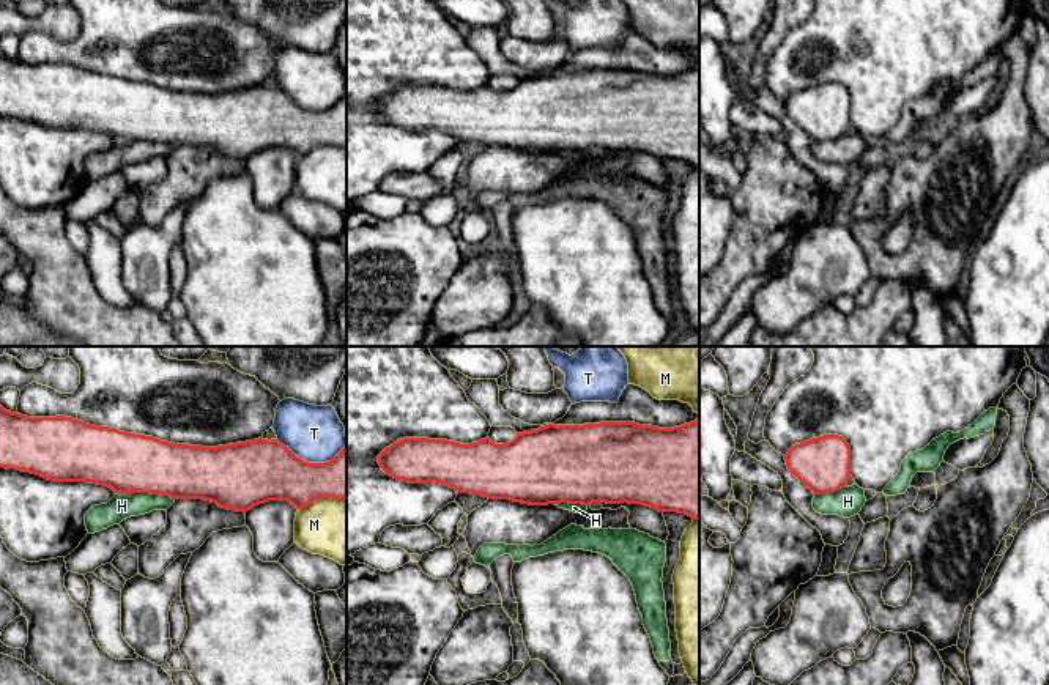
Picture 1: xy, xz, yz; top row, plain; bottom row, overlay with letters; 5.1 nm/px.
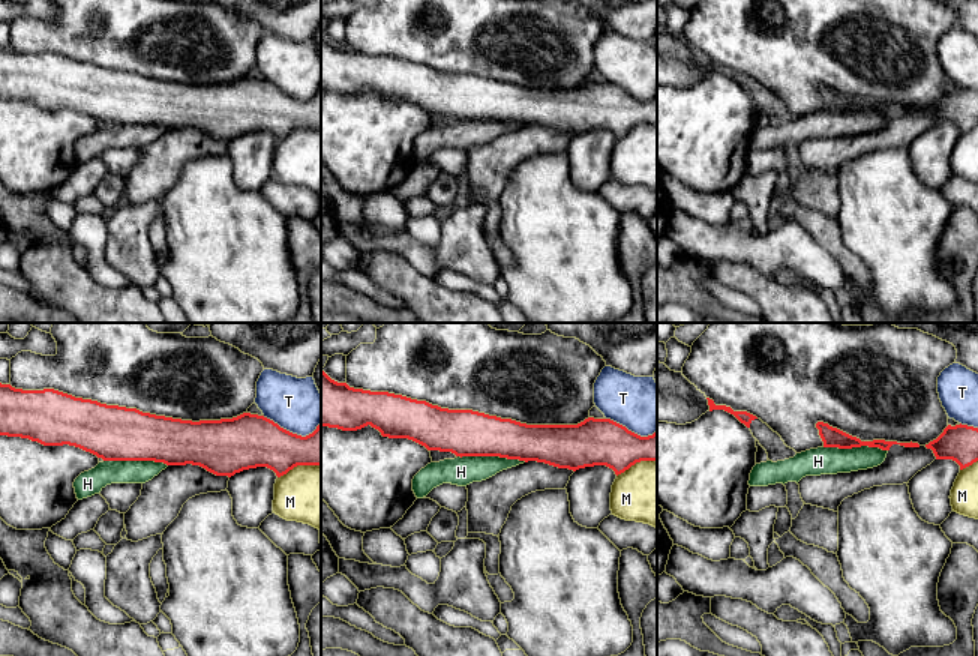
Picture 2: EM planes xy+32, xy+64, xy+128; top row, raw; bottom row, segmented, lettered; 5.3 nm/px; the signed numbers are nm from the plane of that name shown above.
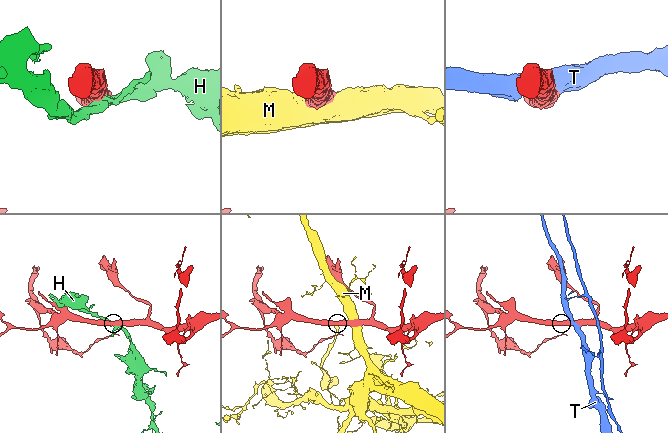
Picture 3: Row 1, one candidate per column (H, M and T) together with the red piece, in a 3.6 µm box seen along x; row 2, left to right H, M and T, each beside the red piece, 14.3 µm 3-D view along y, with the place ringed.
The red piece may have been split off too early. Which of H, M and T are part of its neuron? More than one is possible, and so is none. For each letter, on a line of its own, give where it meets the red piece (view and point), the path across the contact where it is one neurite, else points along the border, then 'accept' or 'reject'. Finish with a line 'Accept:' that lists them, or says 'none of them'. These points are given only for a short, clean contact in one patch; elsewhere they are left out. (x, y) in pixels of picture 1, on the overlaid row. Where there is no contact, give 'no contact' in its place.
H: contact xy (145, 492); reject
M: contact xy (322, 496); reject
T: contact xy (311, 463); reject
Accept: none of them

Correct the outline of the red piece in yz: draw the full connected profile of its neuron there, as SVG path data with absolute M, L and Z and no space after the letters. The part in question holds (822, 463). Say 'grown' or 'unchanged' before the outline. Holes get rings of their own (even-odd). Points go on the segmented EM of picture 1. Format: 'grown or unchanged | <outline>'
unchanged | M824 435L792 446L784 455L788 469L814 494L835 493L847 485L851 447L843 436Z

